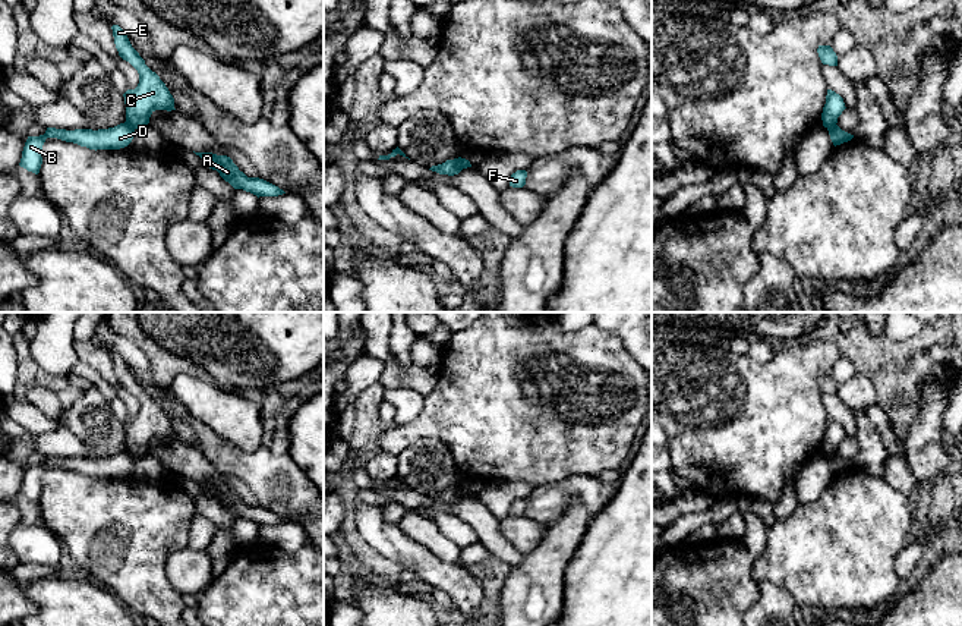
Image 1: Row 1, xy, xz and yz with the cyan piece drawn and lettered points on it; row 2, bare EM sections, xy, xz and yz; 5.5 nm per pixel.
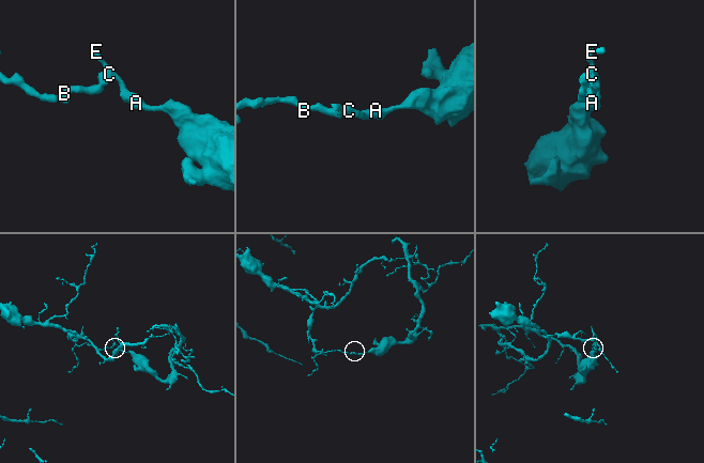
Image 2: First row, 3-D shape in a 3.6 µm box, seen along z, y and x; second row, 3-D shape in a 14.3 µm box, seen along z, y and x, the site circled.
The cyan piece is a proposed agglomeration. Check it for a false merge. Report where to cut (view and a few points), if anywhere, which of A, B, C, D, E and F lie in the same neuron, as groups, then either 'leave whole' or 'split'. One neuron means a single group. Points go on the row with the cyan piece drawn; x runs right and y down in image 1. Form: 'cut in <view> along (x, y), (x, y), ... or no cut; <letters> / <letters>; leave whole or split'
cut in xy along (126, 120), (135, 128); A C E F / B D; split

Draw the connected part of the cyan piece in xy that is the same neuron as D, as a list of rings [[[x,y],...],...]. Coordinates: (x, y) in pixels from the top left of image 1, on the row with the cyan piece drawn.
[[[127,122],[120,123],[114,128],[98,130],[92,129],[66,130],[47,128],[44,135],[28,136],[19,166],[26,169],[28,172],[38,174],[42,164],[41,150],[47,138],[57,138],[97,151],[124,148],[132,142],[133,135],[135,128],[130,126]]]

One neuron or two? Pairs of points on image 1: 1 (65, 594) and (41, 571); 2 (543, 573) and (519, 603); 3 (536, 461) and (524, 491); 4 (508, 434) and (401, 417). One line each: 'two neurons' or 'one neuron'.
1: two neurons
2: one neuron
3: two neurons
4: two neurons

